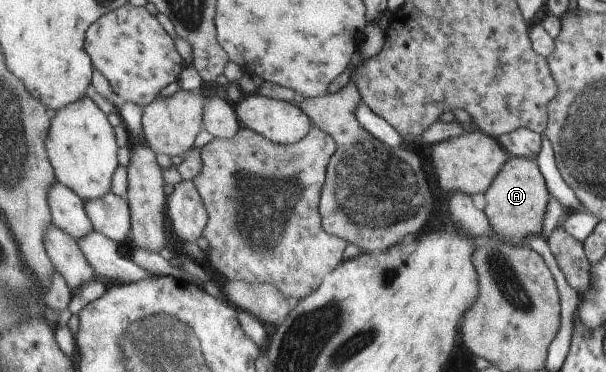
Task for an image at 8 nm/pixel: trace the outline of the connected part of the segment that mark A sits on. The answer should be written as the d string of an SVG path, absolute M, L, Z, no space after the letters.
M511 156L485 196L484 212L491 222L493 232L497 234L495 239L501 238L501 241L523 246L522 240L526 236L541 236L543 218L545 218L550 194L537 160Z

